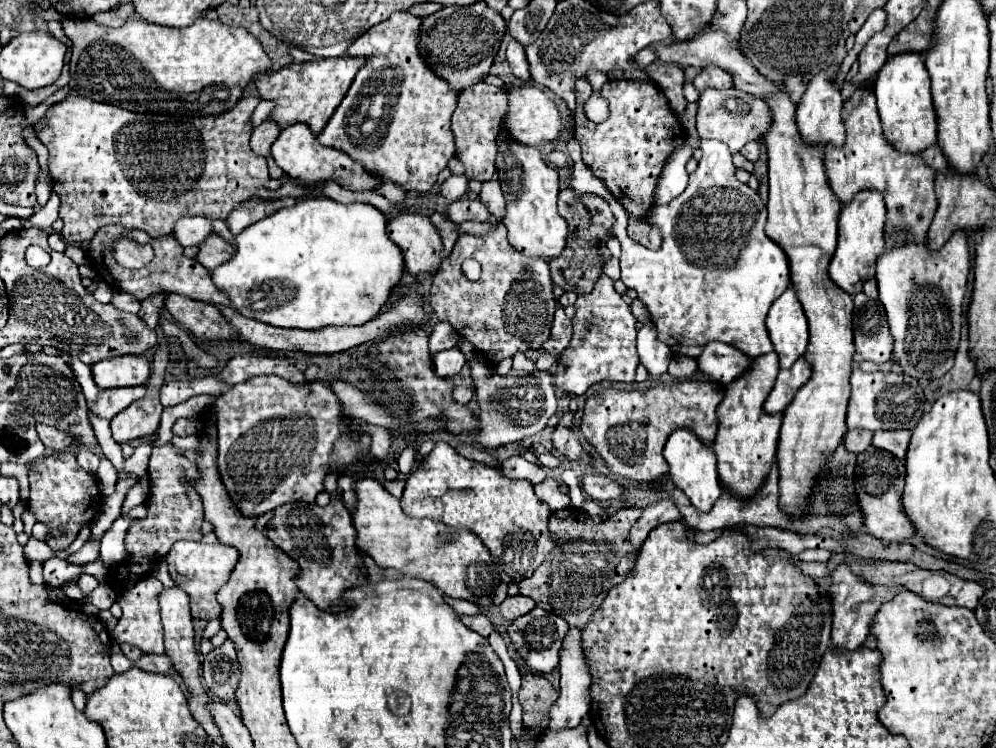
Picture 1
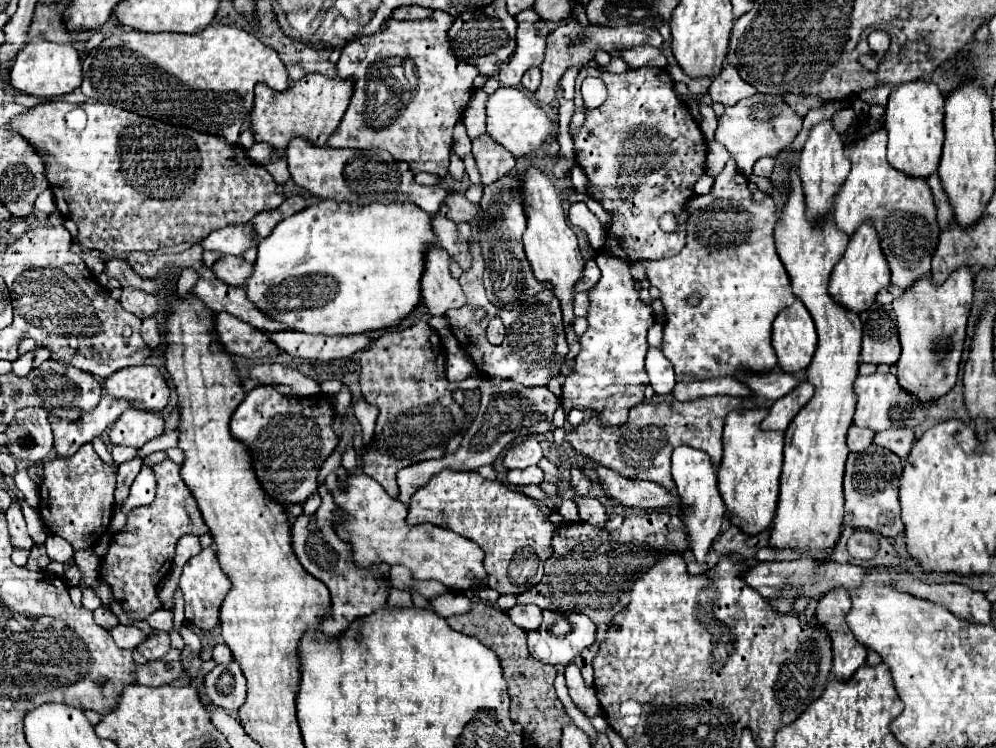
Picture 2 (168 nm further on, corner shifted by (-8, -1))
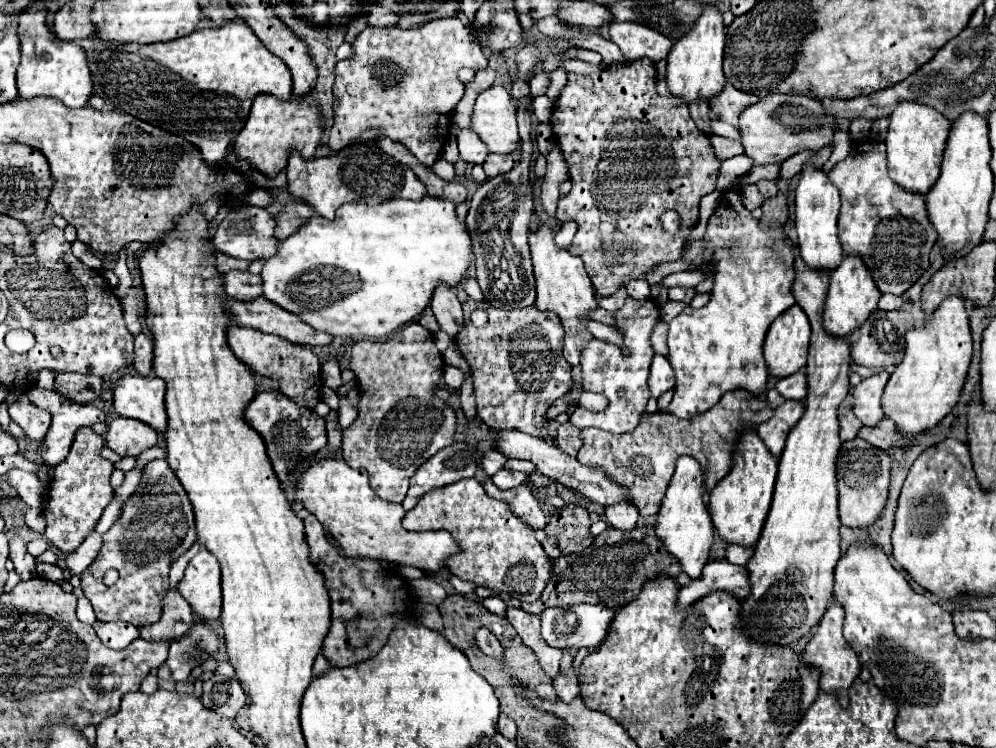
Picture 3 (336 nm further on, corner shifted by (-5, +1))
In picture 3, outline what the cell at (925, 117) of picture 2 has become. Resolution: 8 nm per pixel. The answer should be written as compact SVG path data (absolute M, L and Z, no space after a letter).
M900 101L888 119L890 127L886 133L886 155L890 179L908 191L926 193L940 175L942 151L952 123L940 111L920 101Z

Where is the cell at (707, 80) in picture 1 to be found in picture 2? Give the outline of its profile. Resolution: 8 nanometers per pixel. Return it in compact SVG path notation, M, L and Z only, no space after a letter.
M727 65L723 67L721 75L717 79L713 79L711 87L709 87L709 95L715 103L721 103L721 105L735 105L737 101L745 99L745 97L753 97L757 91L755 87L751 87L749 83L745 83L737 69Z

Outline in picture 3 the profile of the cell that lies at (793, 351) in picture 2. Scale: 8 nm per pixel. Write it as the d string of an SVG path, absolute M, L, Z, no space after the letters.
M792 305L770 325L764 341L764 357L774 377L788 377L806 367L810 323L806 313Z

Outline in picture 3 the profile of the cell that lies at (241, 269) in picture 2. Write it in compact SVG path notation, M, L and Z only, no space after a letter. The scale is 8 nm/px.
M228 271L224 275L224 291L226 295L238 299L238 301L250 301L250 299L256 299L260 297L262 289L262 281L260 281L260 275L252 275L248 271Z

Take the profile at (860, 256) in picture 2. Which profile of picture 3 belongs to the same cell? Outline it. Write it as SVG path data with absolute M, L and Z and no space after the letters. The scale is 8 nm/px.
M846 255L842 259L842 263L832 271L830 289L828 289L828 297L824 303L824 329L836 337L850 335L850 331L856 329L856 325L862 325L868 319L868 315L876 309L880 295L882 293L876 287L862 257L860 255Z

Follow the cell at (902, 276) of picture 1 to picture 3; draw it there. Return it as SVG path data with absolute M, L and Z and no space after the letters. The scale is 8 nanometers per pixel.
M960 295L946 297L940 307L924 319L922 327L906 333L906 353L894 367L884 389L882 405L888 419L906 435L918 435L940 423L958 403L968 365L972 359L972 335L968 325L966 301Z

